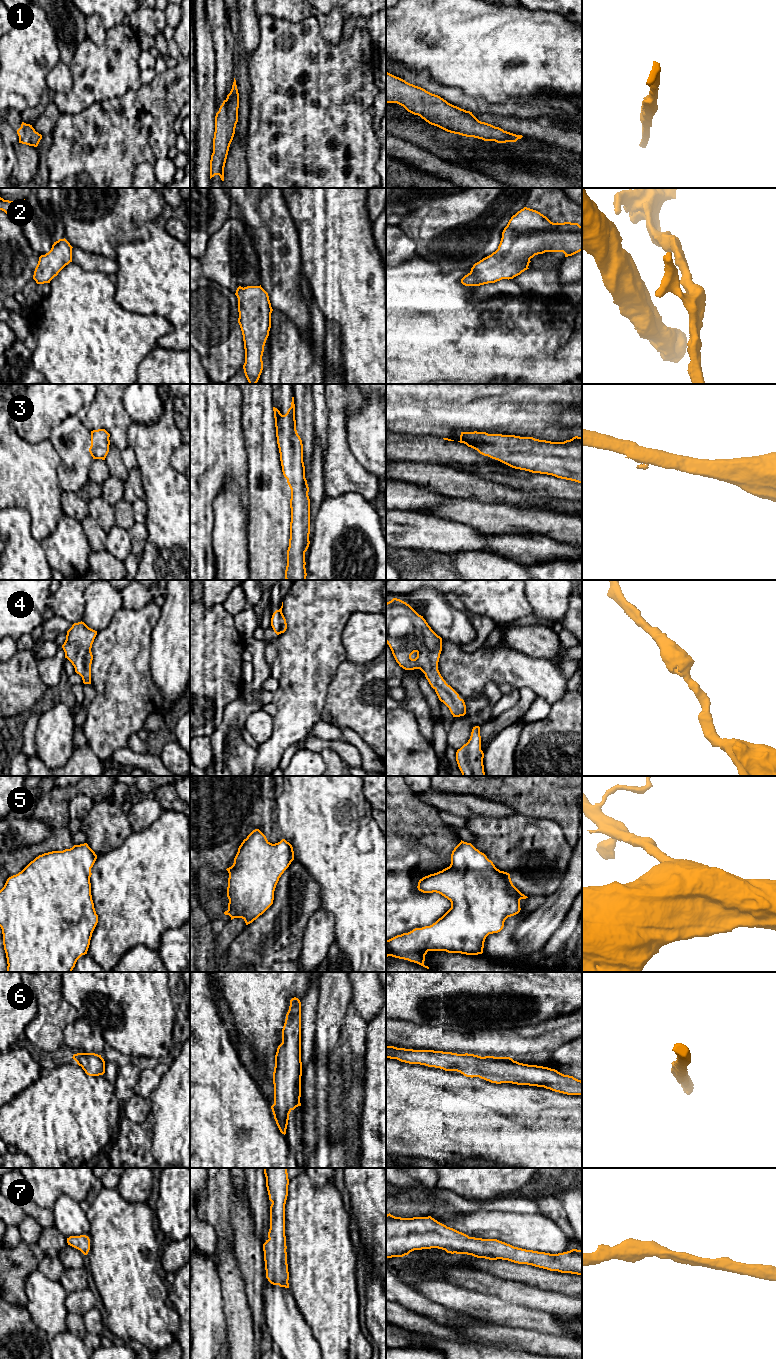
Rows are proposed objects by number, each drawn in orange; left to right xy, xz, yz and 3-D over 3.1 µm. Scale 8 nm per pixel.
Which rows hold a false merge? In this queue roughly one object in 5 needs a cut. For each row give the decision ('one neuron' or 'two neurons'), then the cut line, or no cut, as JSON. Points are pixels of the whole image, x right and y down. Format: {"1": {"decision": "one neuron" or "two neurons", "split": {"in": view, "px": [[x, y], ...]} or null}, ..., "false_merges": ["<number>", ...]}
{"1": {"decision": "one neuron", "split": null}, "2": {"decision": "one neuron", "split": null}, "3": {"decision": "one neuron", "split": null}, "4": {"decision": "one neuron", "split": null}, "5": {"decision": "one neuron", "split": null}, "6": {"decision": "one neuron", "split": null}, "7": {"decision": "one neuron", "split": null}, "false_merges": []}

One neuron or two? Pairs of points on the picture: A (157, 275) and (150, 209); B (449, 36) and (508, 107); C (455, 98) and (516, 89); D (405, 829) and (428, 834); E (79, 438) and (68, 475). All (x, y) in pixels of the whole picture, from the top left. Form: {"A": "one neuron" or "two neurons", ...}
{"A": "two neurons", "B": "two neurons", "C": "two neurons", "D": "one neuron", "E": "one neuron"}

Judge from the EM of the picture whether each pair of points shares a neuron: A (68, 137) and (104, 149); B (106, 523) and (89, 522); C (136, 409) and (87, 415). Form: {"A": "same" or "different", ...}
{"A": "same", "B": "different", "C": "different"}

